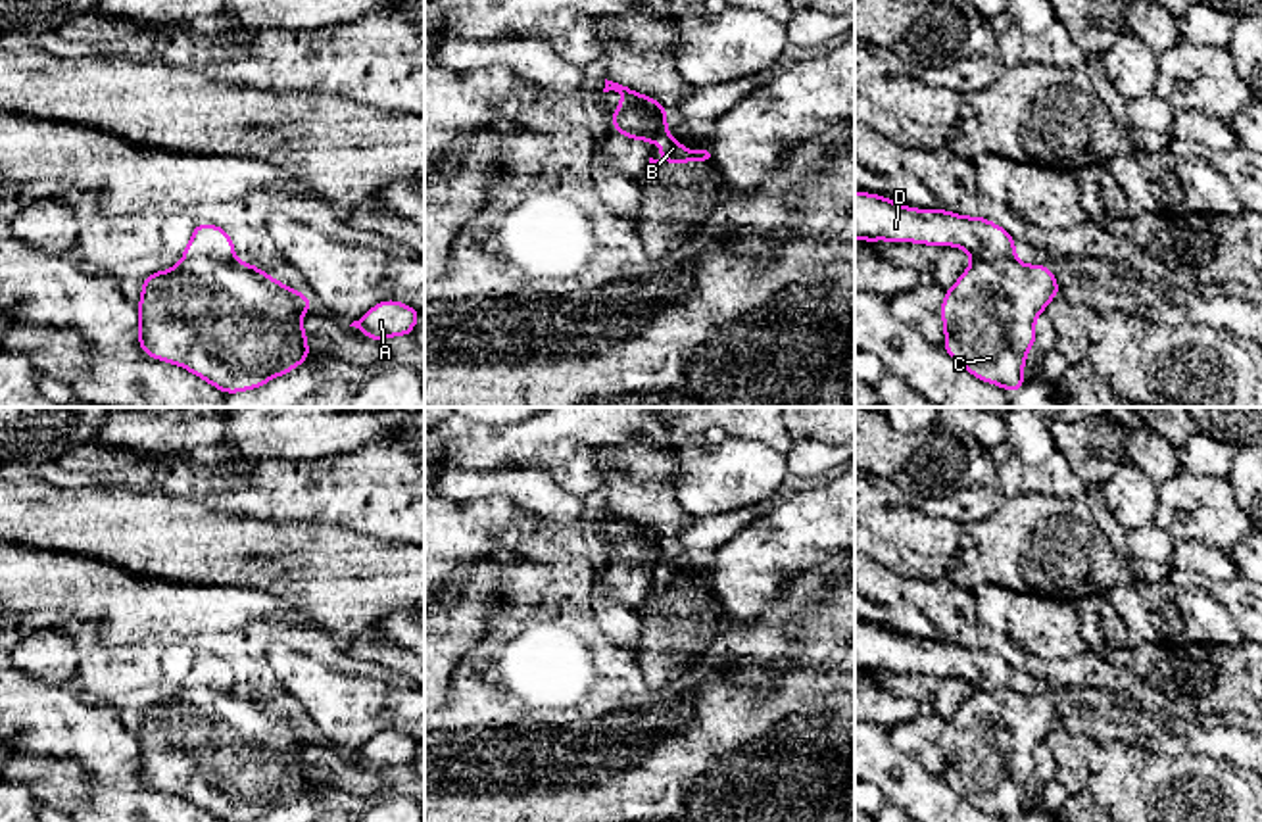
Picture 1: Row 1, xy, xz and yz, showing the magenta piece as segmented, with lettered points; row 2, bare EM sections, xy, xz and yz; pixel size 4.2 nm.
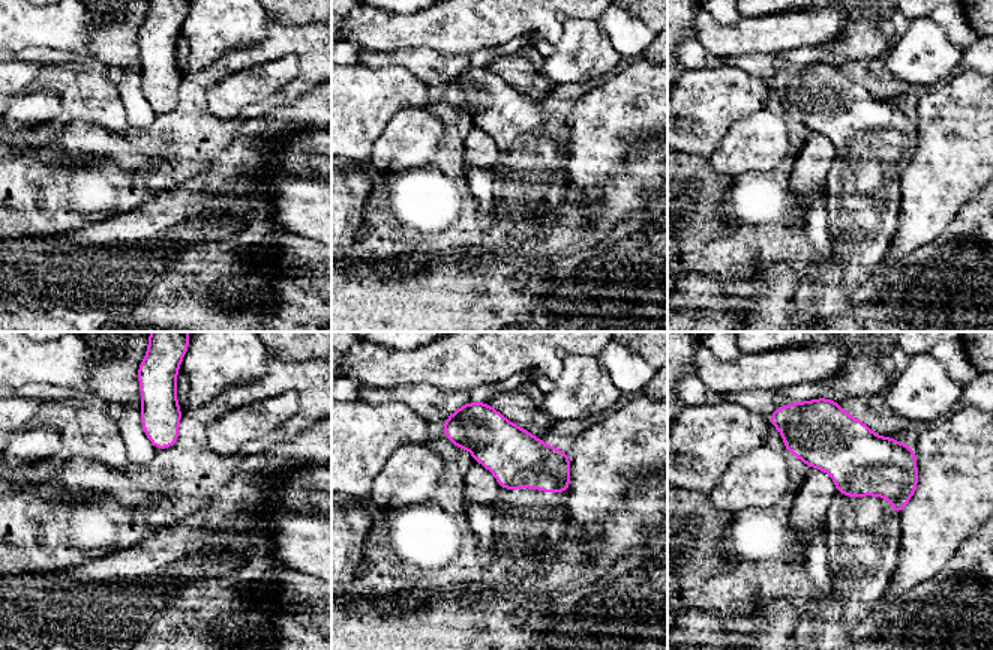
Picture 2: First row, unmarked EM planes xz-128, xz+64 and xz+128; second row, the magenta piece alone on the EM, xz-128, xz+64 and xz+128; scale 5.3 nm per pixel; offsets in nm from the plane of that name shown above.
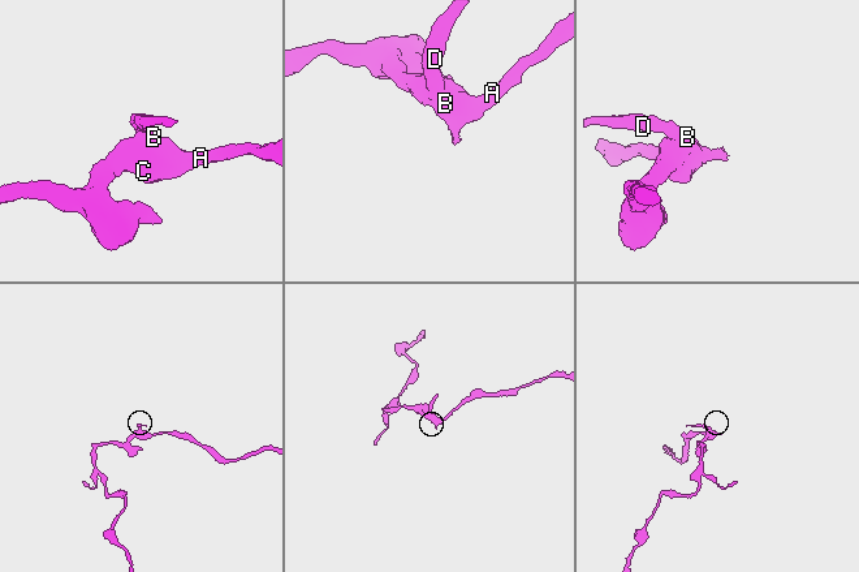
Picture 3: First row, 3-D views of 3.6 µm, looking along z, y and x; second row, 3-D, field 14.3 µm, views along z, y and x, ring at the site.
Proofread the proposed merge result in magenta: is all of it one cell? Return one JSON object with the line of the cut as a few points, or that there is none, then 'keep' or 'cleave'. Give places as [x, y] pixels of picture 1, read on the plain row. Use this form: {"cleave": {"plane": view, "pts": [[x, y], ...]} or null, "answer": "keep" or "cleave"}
{"cleave": {"plane": "xy", "pts": [[185, 686], [233, 690]]}, "answer": "cleave"}

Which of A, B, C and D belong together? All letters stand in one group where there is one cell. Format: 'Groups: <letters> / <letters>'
Groups: A B C / D

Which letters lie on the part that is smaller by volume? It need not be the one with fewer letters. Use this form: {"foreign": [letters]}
{"foreign": ["D"]}

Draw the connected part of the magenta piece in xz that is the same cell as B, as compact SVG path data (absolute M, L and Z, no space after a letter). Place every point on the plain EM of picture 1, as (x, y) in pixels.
M605 509L605 519L603 522L620 522L624 526L624 532L619 534L613 542L611 557L613 561L628 561L630 565L626 567L628 570L638 568L638 570L647 570L651 576L653 574L663 574L663 582L659 590L649 588L649 595L657 595L659 592L663 593L690 593L690 592L705 592L705 593L715 593L715 582L707 574L701 582L682 578L678 574L676 567L670 567L667 563L667 549L672 544L667 544L665 549L657 555L653 555L643 542L649 538L651 528L638 524L636 520L622 517L619 513L607 511Z

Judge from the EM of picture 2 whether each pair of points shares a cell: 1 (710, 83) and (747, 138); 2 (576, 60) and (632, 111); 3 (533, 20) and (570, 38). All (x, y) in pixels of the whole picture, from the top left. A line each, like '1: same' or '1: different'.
1: different
2: different
3: different

